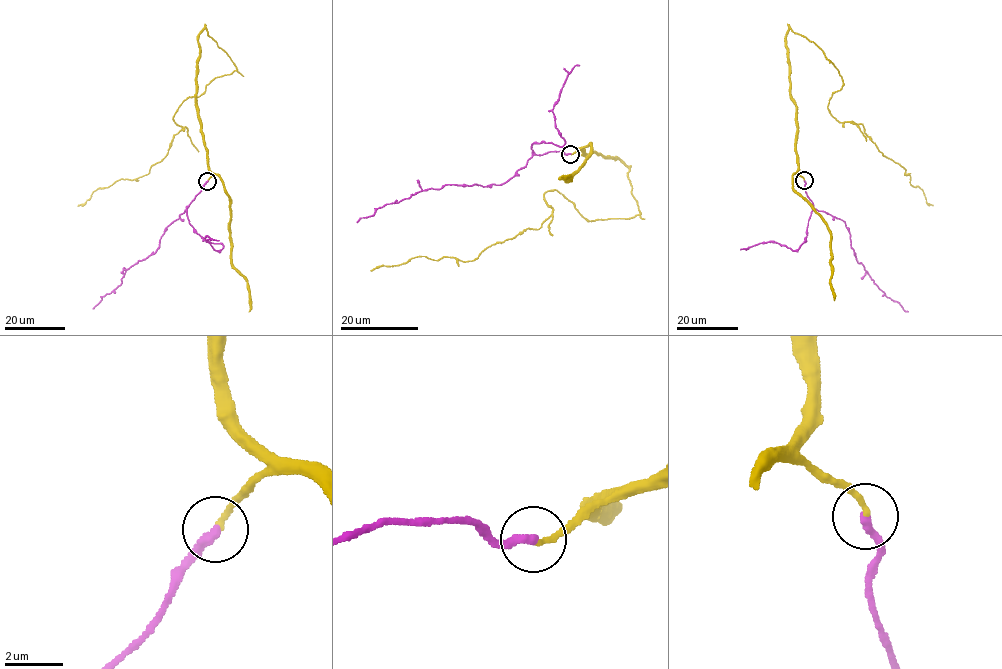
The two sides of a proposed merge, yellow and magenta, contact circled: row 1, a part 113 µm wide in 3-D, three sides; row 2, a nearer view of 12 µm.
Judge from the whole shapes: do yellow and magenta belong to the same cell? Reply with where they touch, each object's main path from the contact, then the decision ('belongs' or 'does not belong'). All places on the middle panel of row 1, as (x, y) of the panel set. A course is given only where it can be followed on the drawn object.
(570, 154) | yellow via (570, 154), (628, 167), (638, 214), (587, 220), (549, 190), (540, 227), (473, 260), (425, 256), (371, 271) | magenta via (570, 154), (550, 151), (535, 154), (499, 185), (452, 184), (416, 191), (357, 222) | belongs

